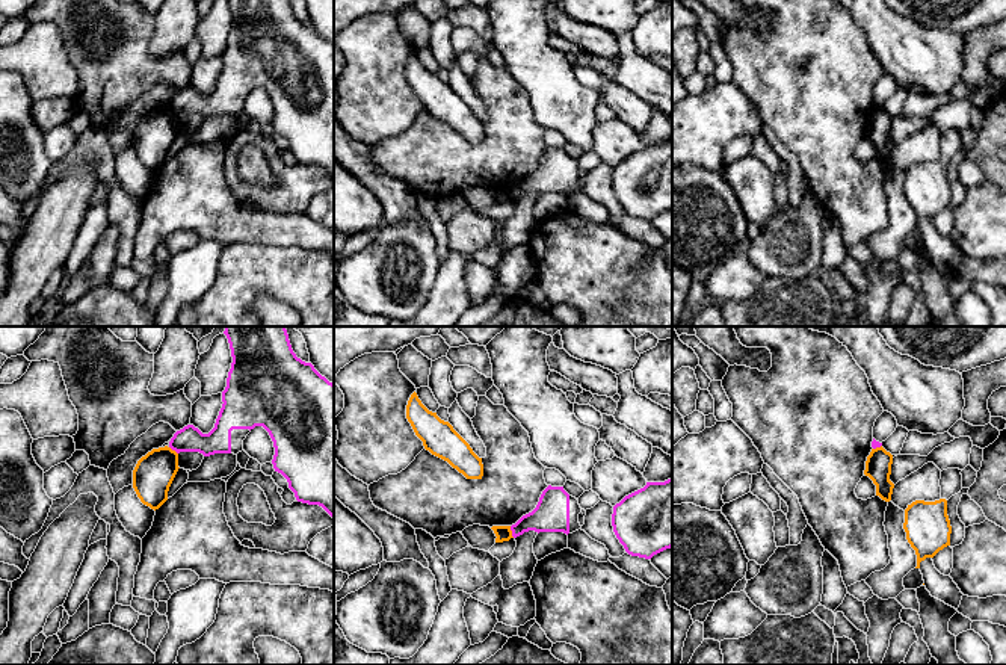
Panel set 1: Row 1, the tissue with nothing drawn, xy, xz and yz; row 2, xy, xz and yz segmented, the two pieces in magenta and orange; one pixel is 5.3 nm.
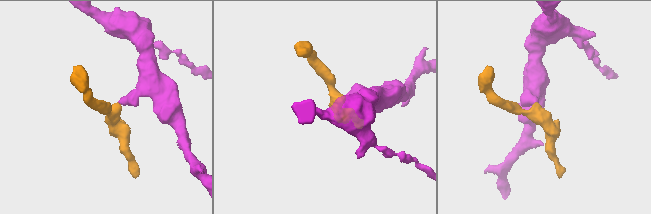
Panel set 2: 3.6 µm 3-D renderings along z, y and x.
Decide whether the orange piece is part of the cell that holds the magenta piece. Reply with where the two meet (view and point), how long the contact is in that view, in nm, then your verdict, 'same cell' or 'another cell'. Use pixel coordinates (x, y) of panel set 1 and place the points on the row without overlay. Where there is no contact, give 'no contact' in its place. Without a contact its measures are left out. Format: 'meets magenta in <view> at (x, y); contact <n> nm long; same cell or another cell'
meets magenta in xz at (512, 194); contact 70 nm long; another cell

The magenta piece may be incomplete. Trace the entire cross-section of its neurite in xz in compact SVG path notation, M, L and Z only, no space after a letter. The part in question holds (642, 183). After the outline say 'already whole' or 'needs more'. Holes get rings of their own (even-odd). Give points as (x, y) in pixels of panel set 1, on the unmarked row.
M672 139L646 147L613 168L612 187L631 218L651 221L672 209Z | already whole

